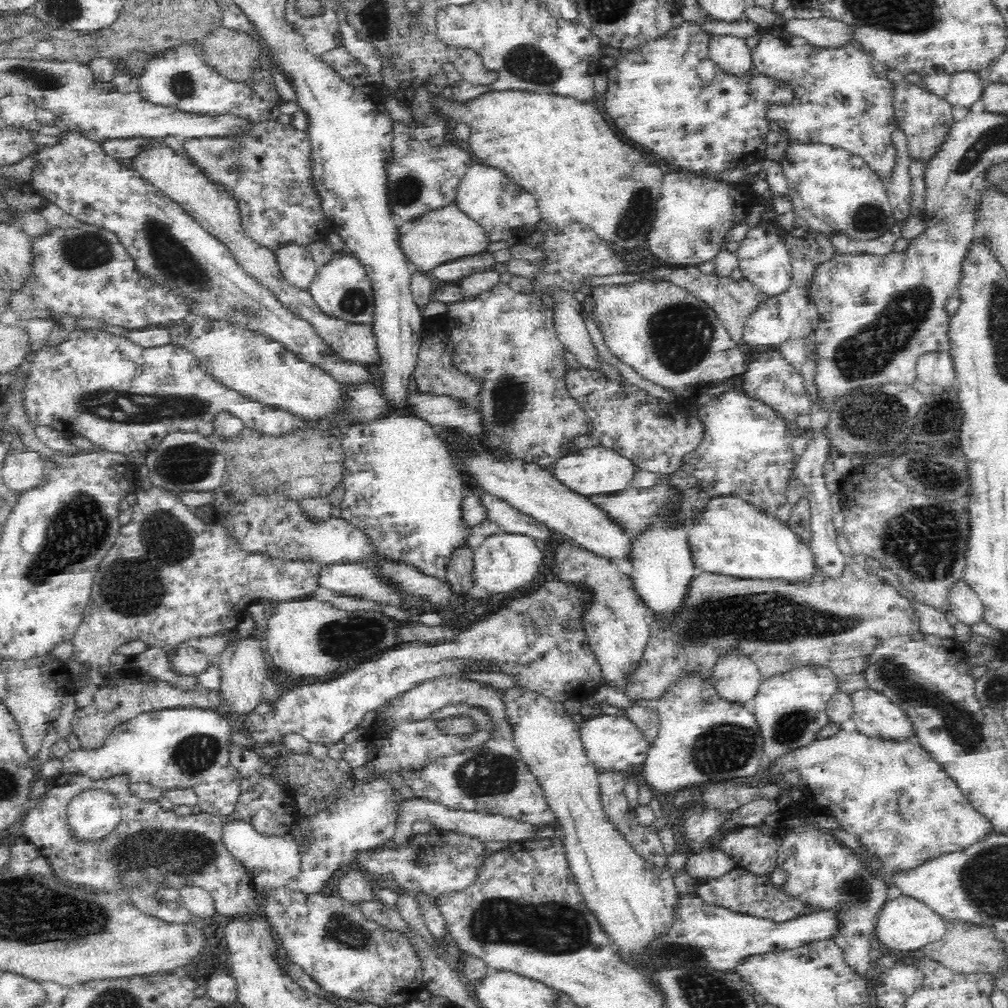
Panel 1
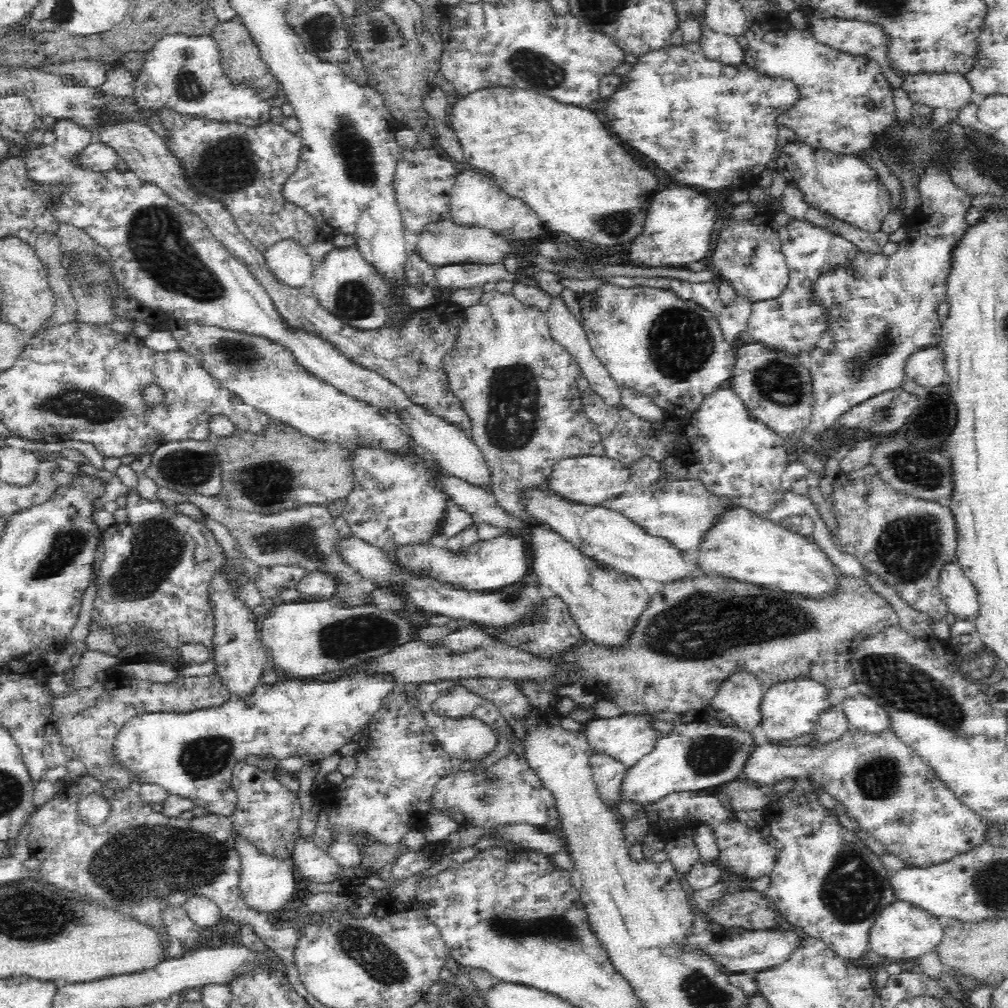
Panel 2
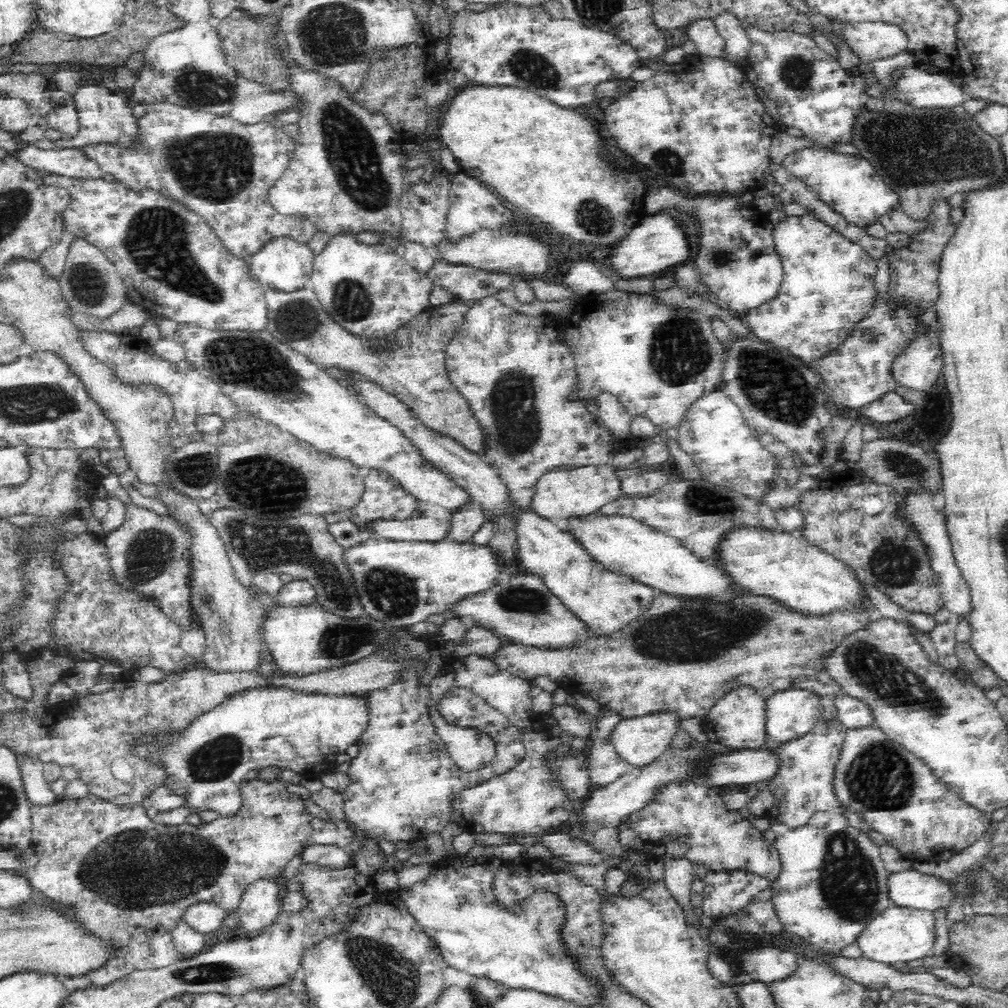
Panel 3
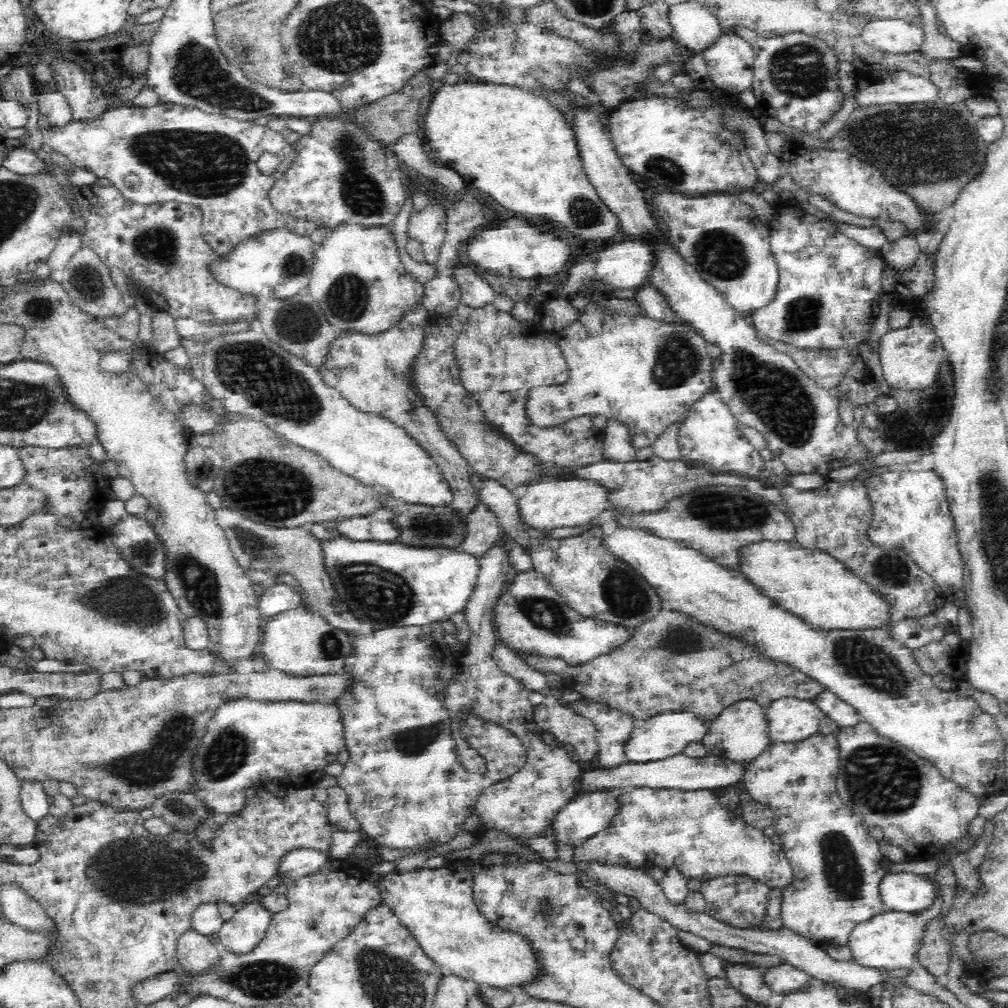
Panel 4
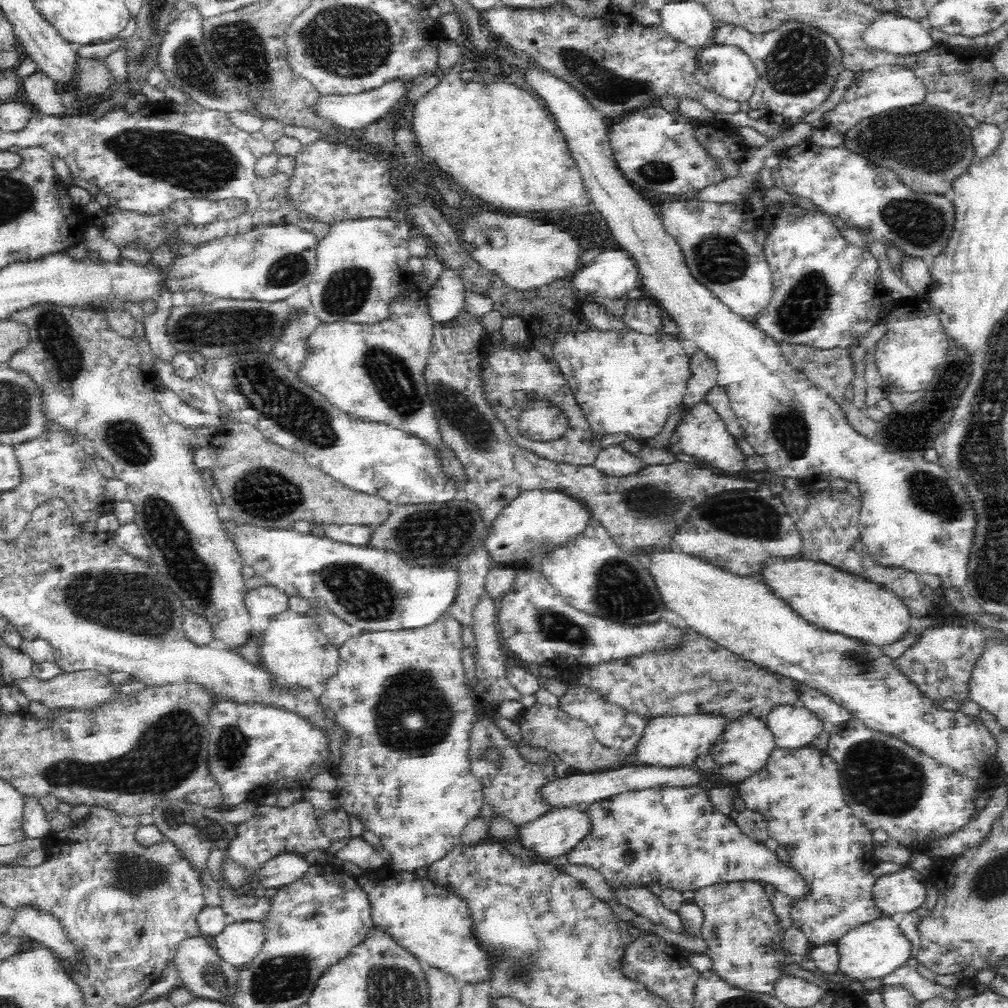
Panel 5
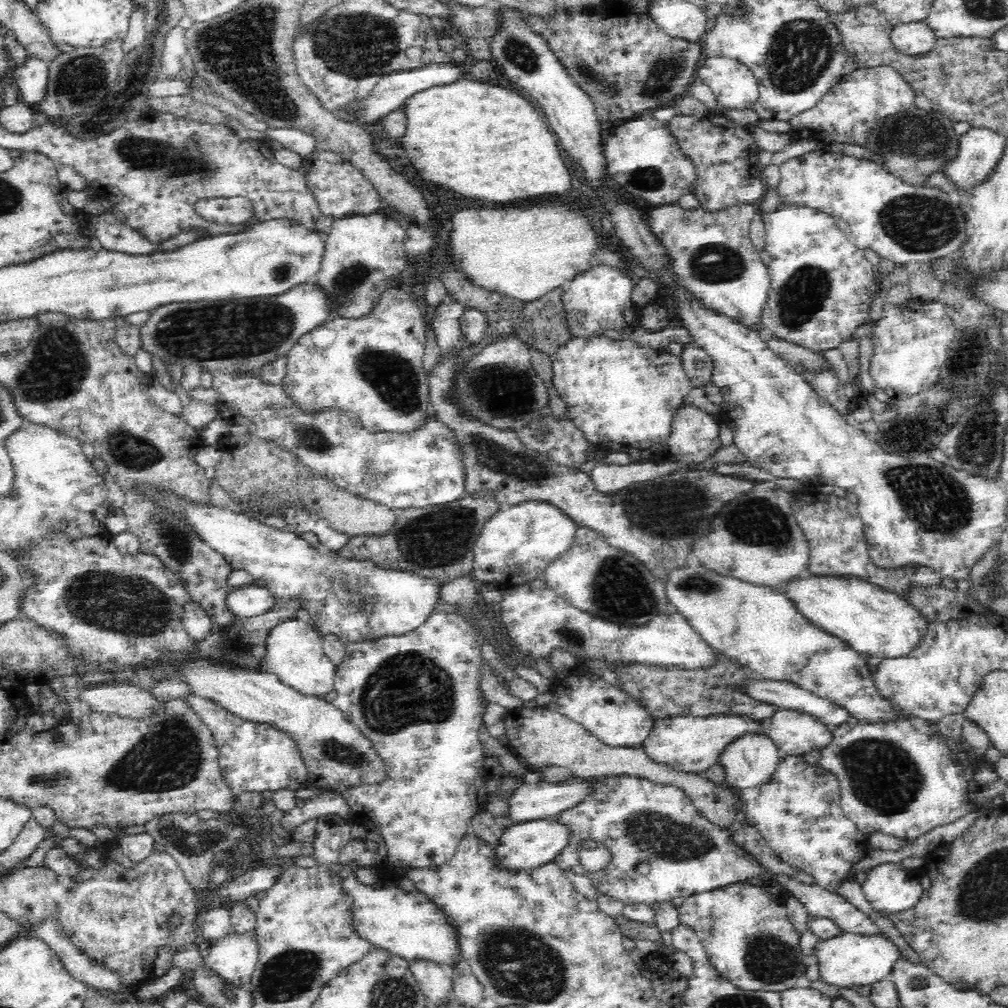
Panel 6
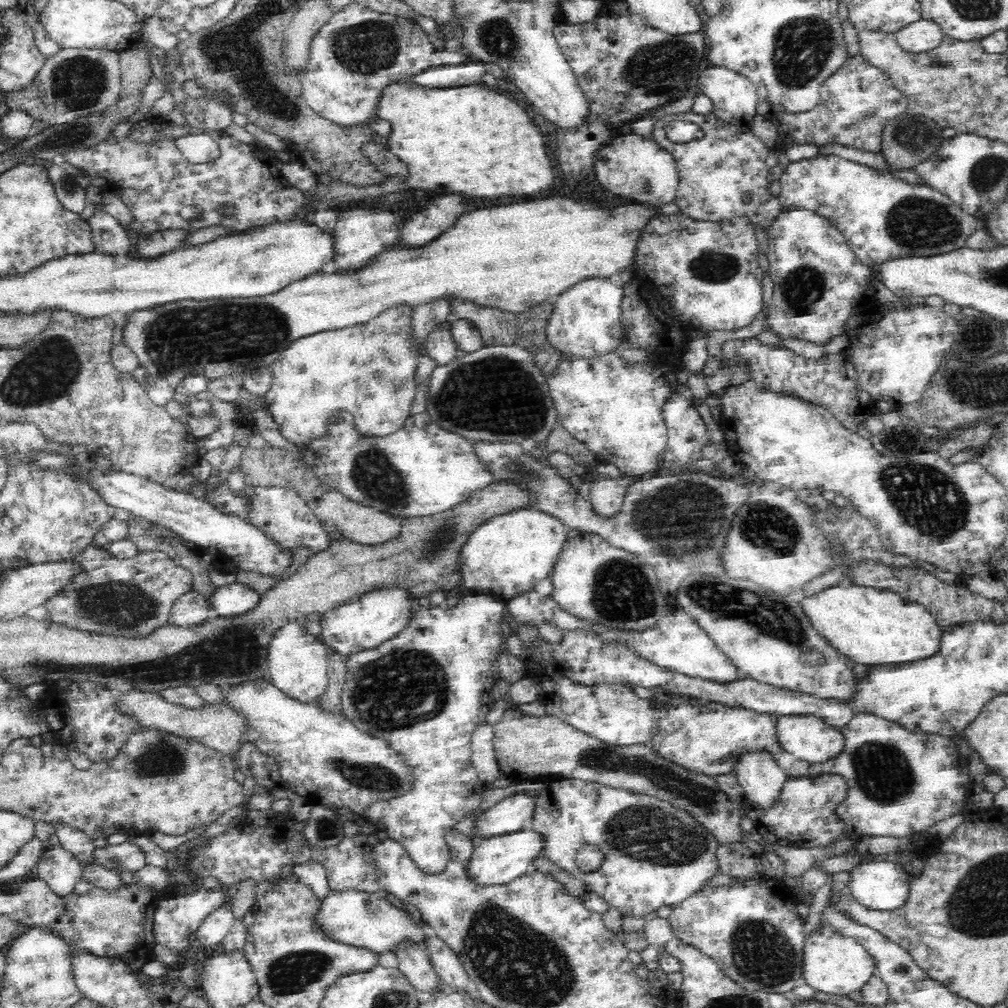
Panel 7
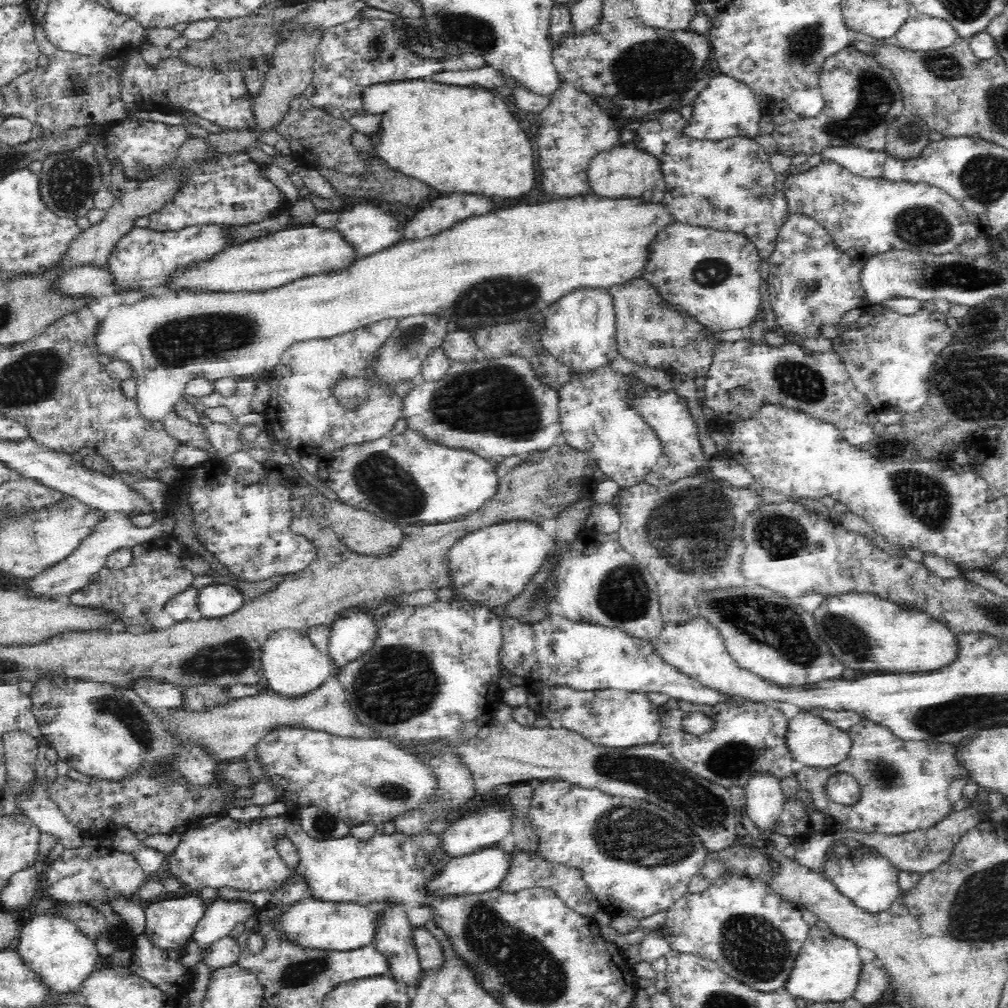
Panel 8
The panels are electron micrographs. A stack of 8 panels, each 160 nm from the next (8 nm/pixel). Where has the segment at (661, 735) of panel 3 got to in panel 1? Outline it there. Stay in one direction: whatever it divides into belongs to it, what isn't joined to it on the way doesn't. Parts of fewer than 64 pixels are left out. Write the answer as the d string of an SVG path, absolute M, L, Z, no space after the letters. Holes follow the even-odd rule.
M603 714L585 718L580 723L581 741L587 757L599 773L624 772L638 769L647 757L649 742L644 740L641 730L626 716Z

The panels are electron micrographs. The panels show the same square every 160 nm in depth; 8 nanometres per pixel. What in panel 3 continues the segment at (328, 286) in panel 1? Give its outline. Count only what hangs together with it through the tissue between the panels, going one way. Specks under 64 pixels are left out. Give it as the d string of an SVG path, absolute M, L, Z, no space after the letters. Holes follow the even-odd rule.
M340 234L331 238L328 246L315 256L309 286L317 294L321 307L344 329L364 339L386 339L397 328L406 324L419 312L432 308L430 292L436 287L426 274L416 272L392 248L383 244L366 245L357 242L353 234Z

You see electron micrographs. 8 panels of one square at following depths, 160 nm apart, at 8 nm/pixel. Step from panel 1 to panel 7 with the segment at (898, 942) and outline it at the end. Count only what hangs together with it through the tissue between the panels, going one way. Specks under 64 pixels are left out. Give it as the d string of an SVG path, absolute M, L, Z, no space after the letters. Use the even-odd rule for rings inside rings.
M822 918L819 930L807 936L803 959L806 983L815 991L829 995L843 996L860 991L872 976L877 975L876 957L872 957L872 953L863 944L858 944L856 939L844 937L831 931L830 926L824 926Z

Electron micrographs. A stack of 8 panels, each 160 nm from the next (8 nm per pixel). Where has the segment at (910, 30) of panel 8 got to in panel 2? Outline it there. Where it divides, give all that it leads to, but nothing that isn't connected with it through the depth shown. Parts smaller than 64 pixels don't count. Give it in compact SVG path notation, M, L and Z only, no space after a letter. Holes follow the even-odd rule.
M808 14L808 17L810 28L808 28L807 32L812 35L814 41L840 52L864 55L878 61L882 68L882 73L886 80L890 82L890 85L894 88L900 88L903 78L901 74L891 68L890 63L887 61L887 47L889 43L884 31L879 26L868 22L842 20L836 17L818 18L812 14Z

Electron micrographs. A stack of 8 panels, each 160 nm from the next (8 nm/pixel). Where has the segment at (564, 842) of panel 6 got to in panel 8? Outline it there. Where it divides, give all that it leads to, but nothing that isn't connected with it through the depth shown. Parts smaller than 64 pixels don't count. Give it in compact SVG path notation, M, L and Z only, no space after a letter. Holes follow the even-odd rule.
M491 844L476 852L451 858L441 876L431 880L429 889L437 896L458 896L461 893L490 893L498 890L504 878L511 872L516 851L504 850L498 844Z

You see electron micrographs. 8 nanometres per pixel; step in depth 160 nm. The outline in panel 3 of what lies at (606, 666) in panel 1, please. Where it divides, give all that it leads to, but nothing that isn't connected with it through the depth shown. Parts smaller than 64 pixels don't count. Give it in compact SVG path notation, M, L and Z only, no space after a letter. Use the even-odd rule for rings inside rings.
M532 510L520 513L515 547L518 559L530 574L536 575L557 599L594 637L610 636L640 616L652 602L652 587L616 574L594 560L566 531Z

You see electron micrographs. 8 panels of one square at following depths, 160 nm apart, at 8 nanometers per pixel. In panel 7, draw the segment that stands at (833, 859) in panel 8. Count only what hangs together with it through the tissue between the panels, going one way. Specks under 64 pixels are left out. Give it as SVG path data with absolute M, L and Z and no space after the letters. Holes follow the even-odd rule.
M878 858L856 865L849 874L851 879L847 885L851 896L865 907L879 911L895 911L908 903L914 875L905 865Z

